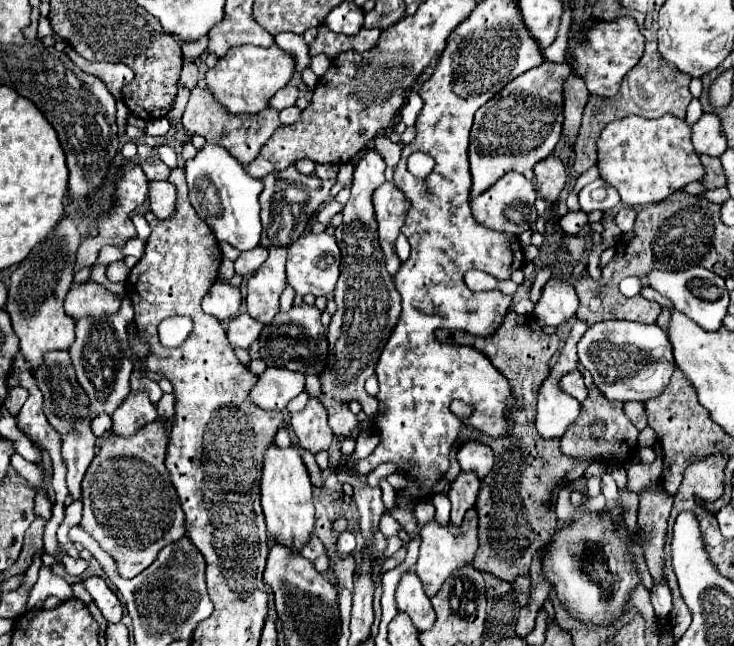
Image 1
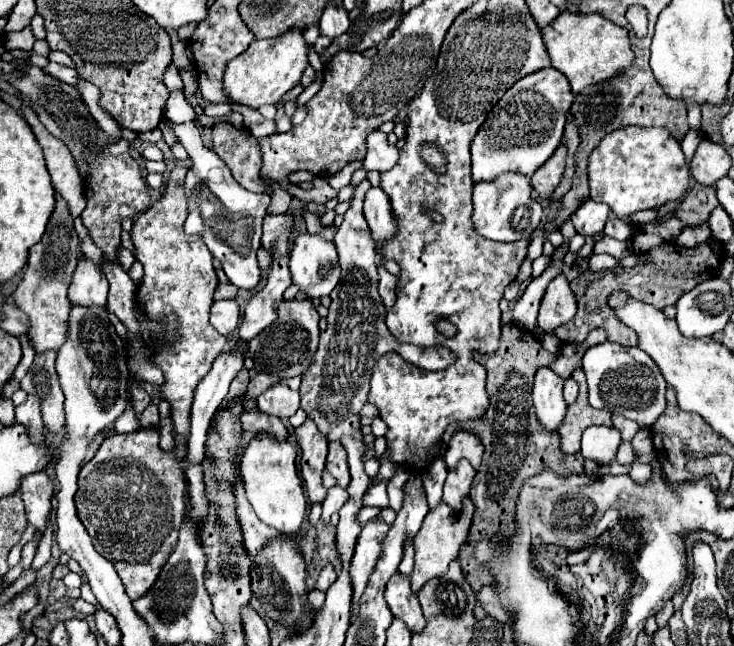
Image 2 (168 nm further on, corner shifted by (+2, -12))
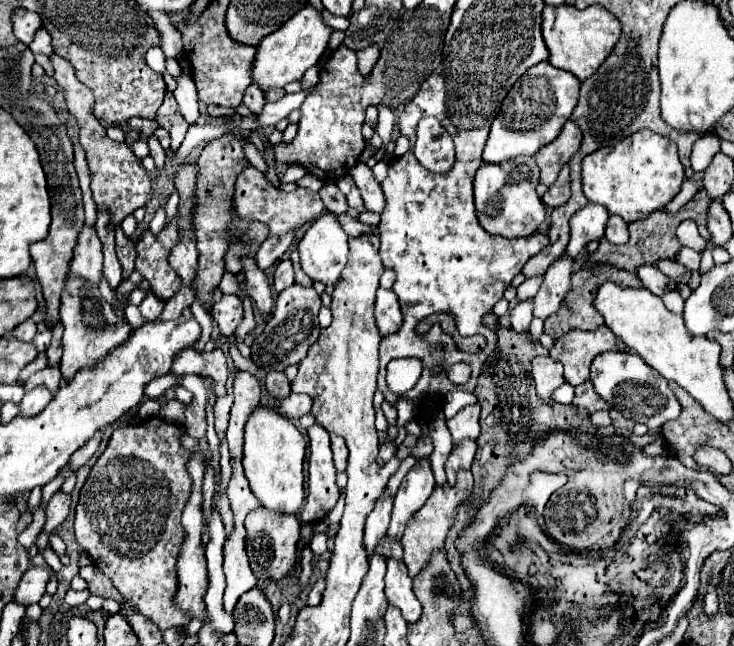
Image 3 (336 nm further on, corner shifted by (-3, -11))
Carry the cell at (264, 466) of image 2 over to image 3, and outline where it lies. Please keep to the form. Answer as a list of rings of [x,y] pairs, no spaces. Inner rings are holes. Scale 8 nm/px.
[[[256,409],[244,429],[244,473],[252,493],[262,507],[298,515],[304,503],[304,453],[306,441],[302,433],[274,409]]]

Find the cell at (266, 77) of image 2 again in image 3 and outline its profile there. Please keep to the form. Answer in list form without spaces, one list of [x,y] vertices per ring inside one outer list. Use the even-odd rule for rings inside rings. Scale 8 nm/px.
[[[306,5],[290,21],[286,21],[278,31],[274,31],[274,35],[266,35],[266,39],[262,39],[254,57],[252,83],[256,83],[262,91],[268,91],[274,87],[286,87],[292,81],[300,81],[304,73],[318,63],[320,55],[328,45],[330,33],[332,33],[332,27],[328,27],[322,21],[322,15],[312,5]]]

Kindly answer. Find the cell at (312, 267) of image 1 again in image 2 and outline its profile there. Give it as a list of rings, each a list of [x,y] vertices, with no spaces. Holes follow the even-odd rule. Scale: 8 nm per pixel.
[[[305,232],[293,240],[293,248],[289,252],[289,268],[291,268],[293,284],[297,284],[309,298],[327,296],[341,280],[341,266],[339,266],[337,248],[331,240],[325,240],[319,234]]]

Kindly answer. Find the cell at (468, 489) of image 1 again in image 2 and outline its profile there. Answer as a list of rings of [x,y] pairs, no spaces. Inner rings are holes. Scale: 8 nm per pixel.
[[[459,460],[455,470],[449,470],[443,490],[443,502],[449,504],[453,510],[461,508],[461,500],[469,496],[471,482],[475,478],[475,468],[467,460]]]

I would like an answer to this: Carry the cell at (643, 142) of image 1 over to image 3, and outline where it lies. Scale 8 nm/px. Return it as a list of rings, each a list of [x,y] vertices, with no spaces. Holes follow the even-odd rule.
[[[650,129],[636,131],[612,147],[586,155],[582,161],[582,191],[588,201],[604,205],[612,215],[620,215],[628,223],[662,209],[678,195],[684,179],[678,147]]]

